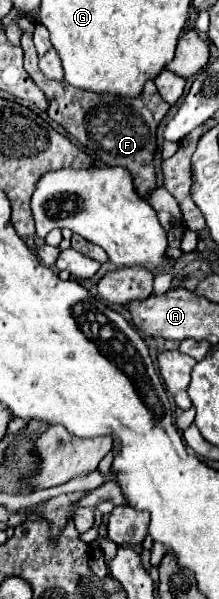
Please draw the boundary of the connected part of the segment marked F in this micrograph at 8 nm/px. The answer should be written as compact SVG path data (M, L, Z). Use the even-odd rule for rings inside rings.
M24 31L20 39L20 47L24 49L24 69L34 79L34 83L46 93L50 101L48 115L56 123L60 123L70 137L74 137L88 153L96 155L108 167L124 167L132 175L136 183L136 191L146 195L156 187L152 157L156 149L156 127L162 117L168 113L170 105L162 101L156 93L152 81L148 81L138 97L116 97L112 93L92 93L82 91L66 81L52 81L44 77L38 69L38 53L32 43L32 33Z

